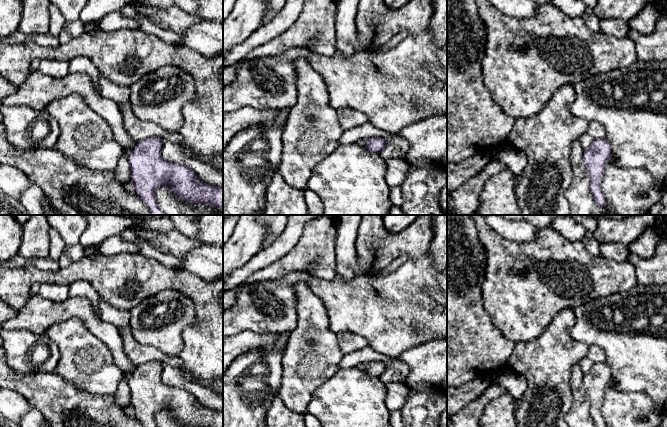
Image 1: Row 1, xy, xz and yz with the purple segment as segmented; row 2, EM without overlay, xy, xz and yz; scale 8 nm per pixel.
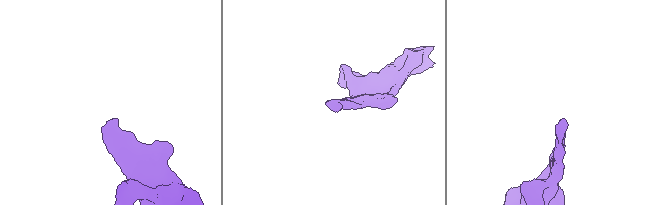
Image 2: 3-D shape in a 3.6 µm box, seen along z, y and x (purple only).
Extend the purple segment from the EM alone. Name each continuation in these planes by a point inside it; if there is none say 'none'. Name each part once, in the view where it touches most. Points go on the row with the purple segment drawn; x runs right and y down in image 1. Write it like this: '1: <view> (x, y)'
none

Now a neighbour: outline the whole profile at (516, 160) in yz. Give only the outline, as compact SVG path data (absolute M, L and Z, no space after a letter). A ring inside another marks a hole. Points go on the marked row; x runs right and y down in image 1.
M508 144L493 150L496 151L494 158L502 161L515 178L519 179L522 177L522 173L528 164L525 152Z

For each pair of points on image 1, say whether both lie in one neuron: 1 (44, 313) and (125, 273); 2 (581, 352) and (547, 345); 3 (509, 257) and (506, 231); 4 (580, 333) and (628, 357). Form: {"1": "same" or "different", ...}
{"1": "different", "2": "same", "3": "different", "4": "same"}

